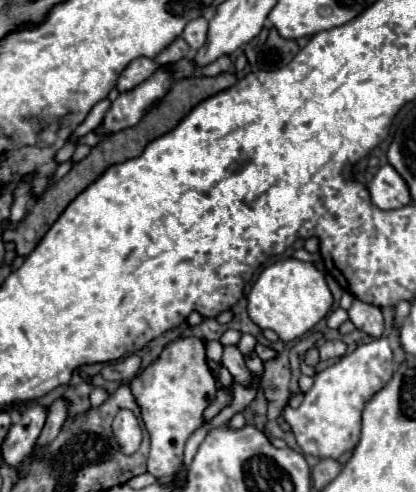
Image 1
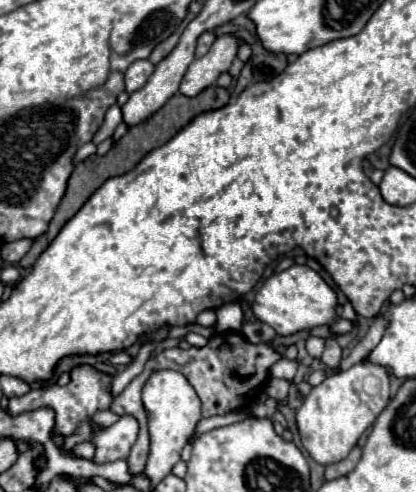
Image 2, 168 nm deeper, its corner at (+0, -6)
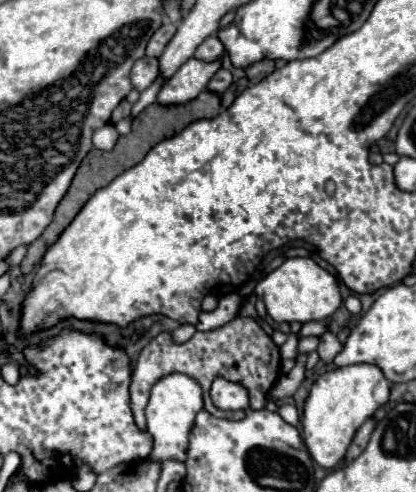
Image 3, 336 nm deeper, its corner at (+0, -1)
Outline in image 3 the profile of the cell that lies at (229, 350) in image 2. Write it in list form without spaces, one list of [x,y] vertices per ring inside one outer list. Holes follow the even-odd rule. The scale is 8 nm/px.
[[[237,315],[233,321],[229,321],[227,325],[213,329],[213,331],[205,331],[205,333],[195,333],[187,343],[177,345],[171,341],[169,333],[161,333],[157,335],[139,355],[137,365],[133,369],[131,375],[131,385],[129,385],[129,395],[131,395],[131,411],[133,411],[133,419],[135,425],[141,431],[147,431],[145,425],[145,407],[149,401],[149,391],[151,387],[169,373],[185,373],[189,377],[193,377],[201,389],[203,389],[203,397],[205,397],[205,411],[209,411],[215,417],[225,417],[225,419],[241,419],[245,417],[245,411],[223,411],[219,407],[213,405],[211,401],[211,385],[217,377],[223,377],[227,381],[239,383],[247,389],[249,393],[249,409],[263,409],[265,407],[265,393],[273,387],[273,383],[279,377],[279,367],[281,367],[281,357],[279,357],[279,349],[273,343],[273,339],[249,317],[241,317]]]

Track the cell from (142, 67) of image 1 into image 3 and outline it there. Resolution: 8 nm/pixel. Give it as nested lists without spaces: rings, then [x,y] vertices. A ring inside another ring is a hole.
[[[141,57],[131,69],[131,83],[137,91],[145,91],[159,77],[159,61],[155,57]]]

